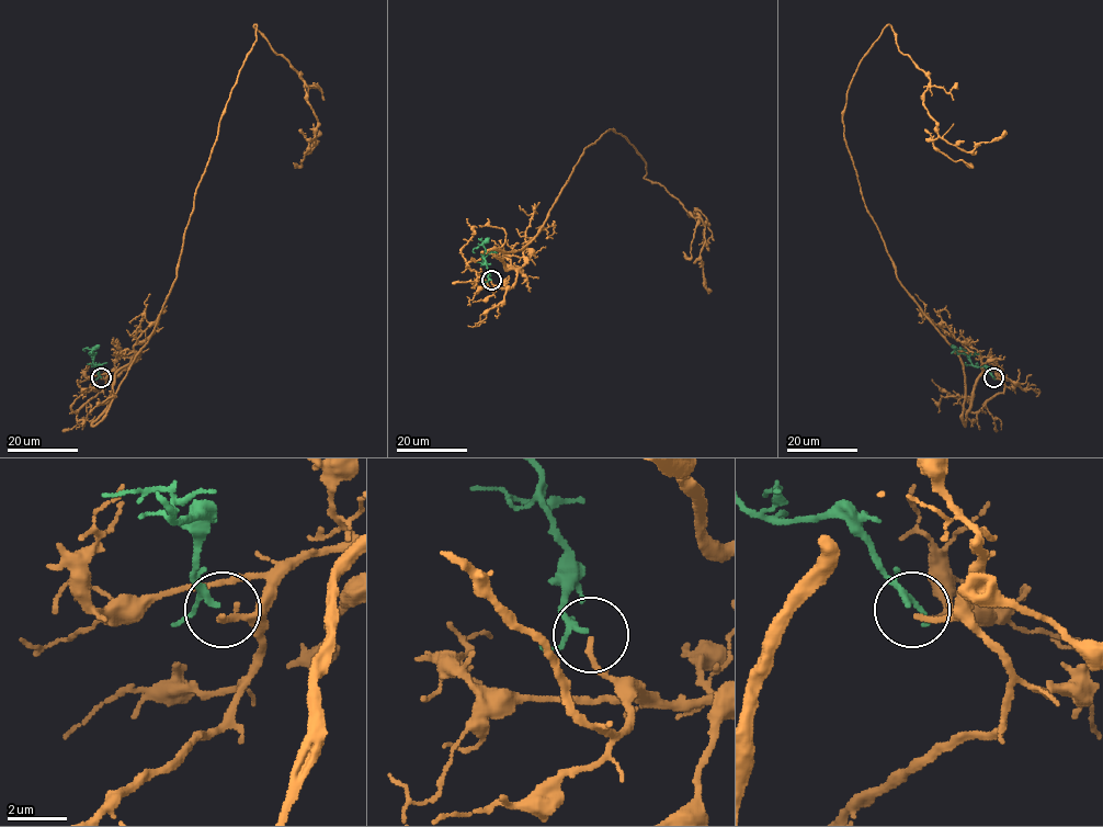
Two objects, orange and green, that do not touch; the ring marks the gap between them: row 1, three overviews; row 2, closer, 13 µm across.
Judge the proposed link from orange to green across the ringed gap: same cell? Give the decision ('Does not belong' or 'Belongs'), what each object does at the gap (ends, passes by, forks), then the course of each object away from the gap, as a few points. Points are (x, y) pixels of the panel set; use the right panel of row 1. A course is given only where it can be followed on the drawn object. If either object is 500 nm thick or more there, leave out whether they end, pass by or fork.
Belongs. At the ring orange ends. At the ring green passes by. Course of orange: (993, 377), (964, 425), (963, 364), (897, 276), (842, 113), (888, 24), (939, 135), (971, 151), (1004, 131). Course of green: (992, 377), (985, 366), (975, 366), (965, 354), (956, 350), (961, 348), (966, 351)

